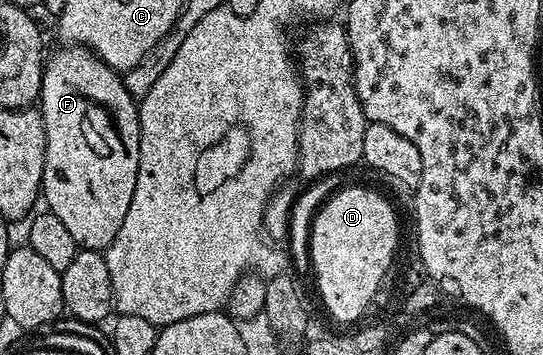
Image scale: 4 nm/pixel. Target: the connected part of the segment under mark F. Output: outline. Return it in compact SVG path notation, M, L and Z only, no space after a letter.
M63 45L60 51L50 52L43 69L43 88L37 100L37 110L43 117L45 125L45 169L41 199L46 210L52 211L59 218L65 229L69 229L73 241L84 251L103 251L117 237L117 229L121 229L121 221L125 221L125 212L129 209L129 201L133 201L133 189L139 176L139 104L127 92L123 84L123 75L114 71L108 63L101 61L99 56L86 45Z

